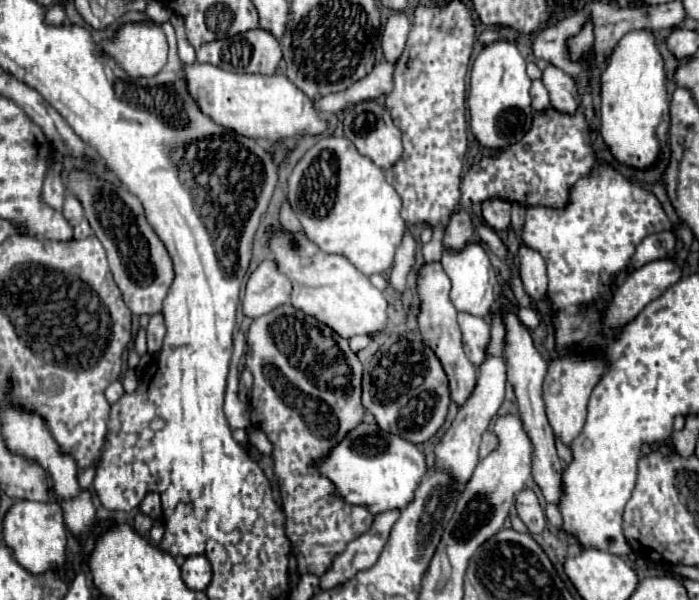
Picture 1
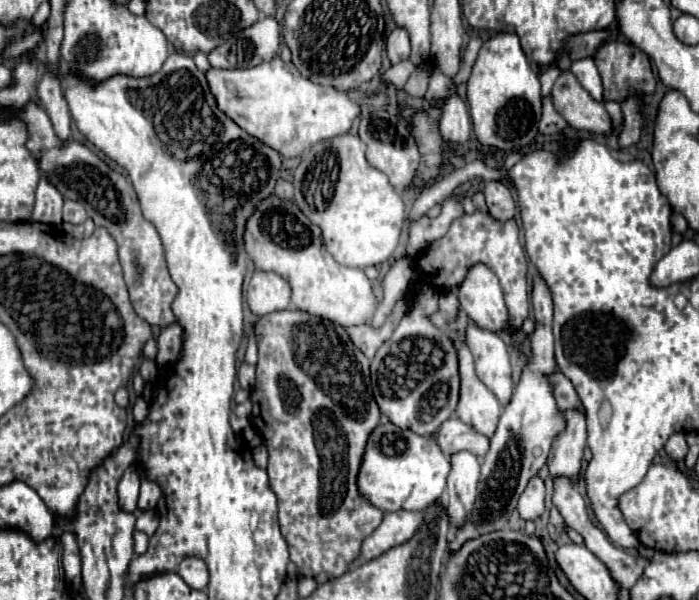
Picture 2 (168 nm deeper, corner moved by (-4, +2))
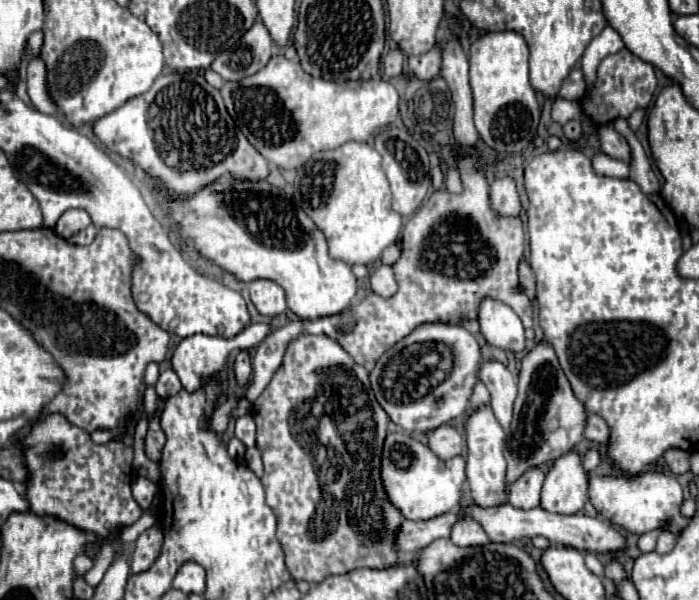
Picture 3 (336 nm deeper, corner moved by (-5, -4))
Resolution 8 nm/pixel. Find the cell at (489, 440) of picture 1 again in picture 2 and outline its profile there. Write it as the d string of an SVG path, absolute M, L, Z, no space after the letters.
M455 417L441 423L435 439L437 439L437 445L441 447L441 451L445 455L453 455L453 453L459 453L459 451L469 451L469 453L473 453L481 459L481 457L485 457L485 453L489 449L489 439L487 437L469 429L463 421L459 421Z

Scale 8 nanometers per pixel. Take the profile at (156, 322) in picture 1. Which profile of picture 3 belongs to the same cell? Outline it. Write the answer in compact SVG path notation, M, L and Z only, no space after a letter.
M218 335L184 337L172 353L172 369L180 377L186 391L194 391L214 375L218 375L230 353L230 343Z

